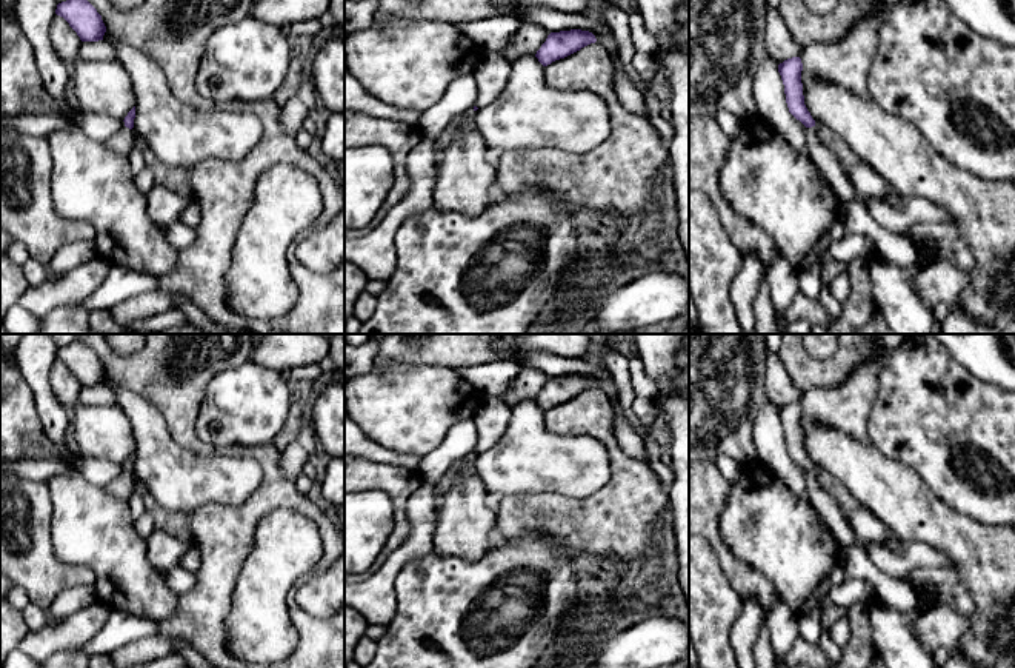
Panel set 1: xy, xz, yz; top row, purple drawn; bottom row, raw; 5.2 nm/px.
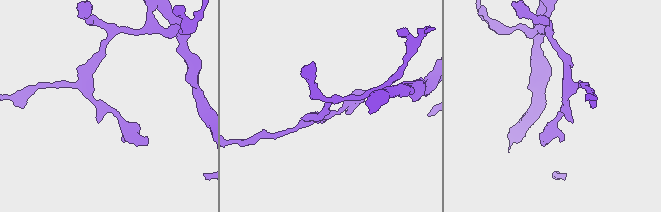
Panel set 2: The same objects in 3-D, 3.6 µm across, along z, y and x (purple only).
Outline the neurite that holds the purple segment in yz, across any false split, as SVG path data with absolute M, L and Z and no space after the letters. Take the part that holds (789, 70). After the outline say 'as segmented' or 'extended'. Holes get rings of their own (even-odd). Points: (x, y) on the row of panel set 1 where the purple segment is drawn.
M800 57L787 58L778 65L789 112L807 128L807 155L814 165L829 182L838 199L843 203L852 203L858 200L857 192L835 152L820 140L815 120L804 105L801 71L803 63Z | extended

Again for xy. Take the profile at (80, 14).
M66 0L57 5L55 14L63 17L82 42L103 40L106 26L102 15L88 0Z | as segmented

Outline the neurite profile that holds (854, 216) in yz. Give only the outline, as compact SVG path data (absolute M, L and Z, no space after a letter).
M841 202L838 206L838 217L844 225L846 234L867 235L875 243L877 252L886 260L901 268L918 266L918 256L914 242L904 239L901 234L880 228L863 202Z

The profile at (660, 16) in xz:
M634 0L646 29L657 38L661 55L671 49L677 35L677 11L681 0Z

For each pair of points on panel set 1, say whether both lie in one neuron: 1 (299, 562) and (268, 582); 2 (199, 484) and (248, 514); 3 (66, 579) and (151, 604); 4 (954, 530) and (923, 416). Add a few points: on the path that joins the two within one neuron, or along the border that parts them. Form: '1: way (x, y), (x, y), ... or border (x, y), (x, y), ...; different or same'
1: way (291, 562), (276, 574); same
2: border (262, 482), (239, 505), (203, 504), (199, 508); different
3: border (51, 541), (53, 551), (62, 561), (79, 567); different
4: border (920, 477), (937, 497), (978, 519); different

